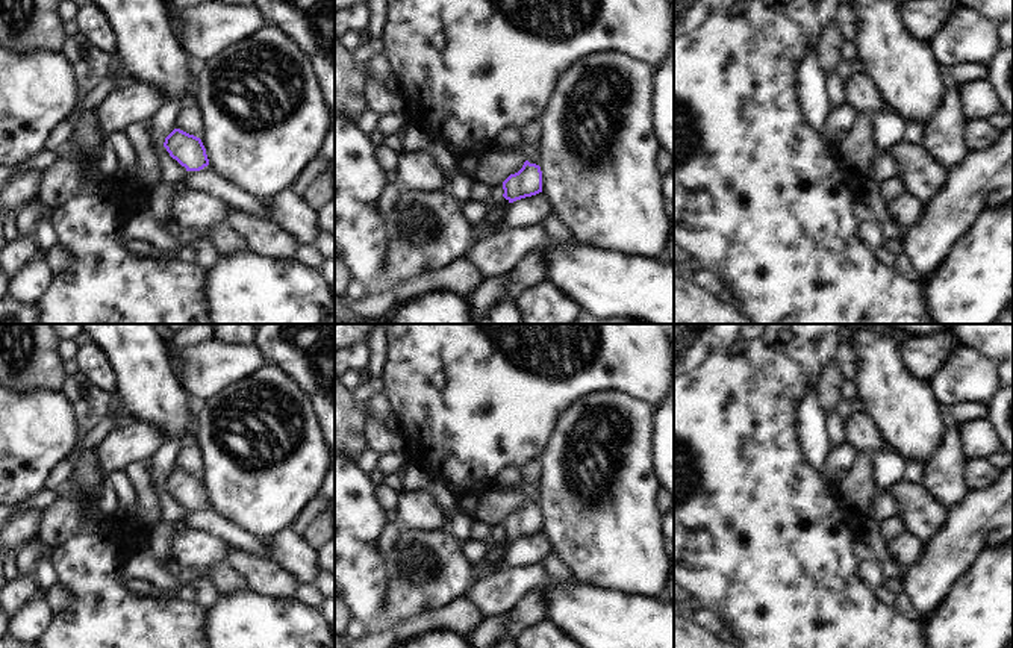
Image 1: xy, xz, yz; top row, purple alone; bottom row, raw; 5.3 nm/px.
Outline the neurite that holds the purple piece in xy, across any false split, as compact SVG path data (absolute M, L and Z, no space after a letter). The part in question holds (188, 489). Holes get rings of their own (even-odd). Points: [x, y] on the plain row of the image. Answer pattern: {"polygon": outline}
{"polygon": "M174 468L165 477L164 486L186 510L200 510L209 504L201 478L180 468Z"}

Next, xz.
{"polygon": "M525 500L518 512L510 513L503 521L503 528L504 539L497 545L489 544L485 556L480 559L486 563L489 574L501 569L501 563L507 554L509 545L513 541L542 531L541 506Z"}

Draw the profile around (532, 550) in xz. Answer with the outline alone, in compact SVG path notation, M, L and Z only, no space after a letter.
M539 531L510 542L501 569L522 565L541 565L551 554L554 554L551 542Z

